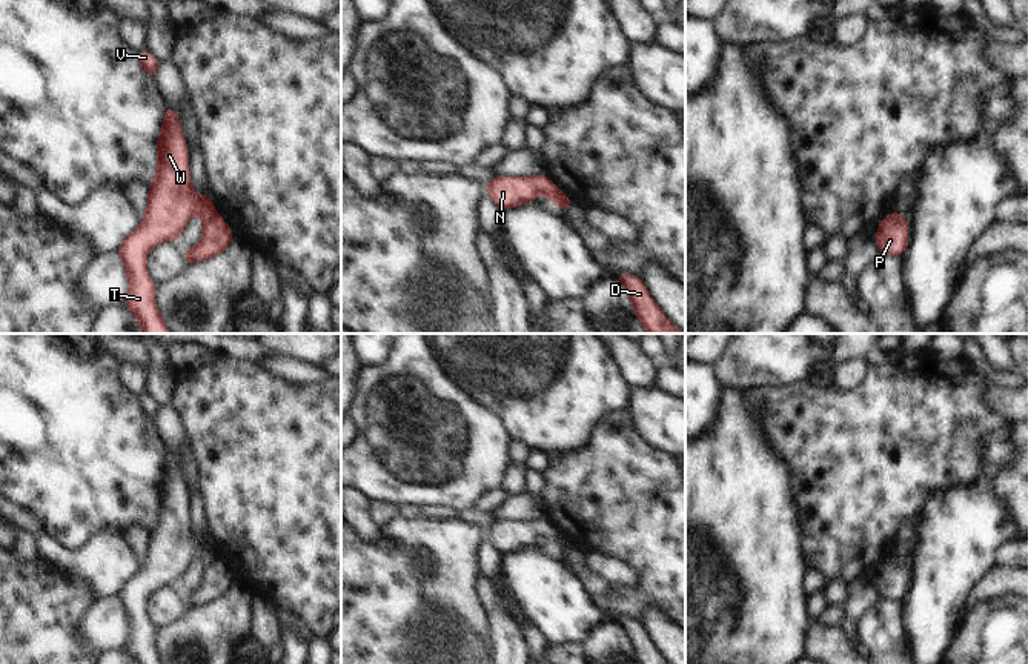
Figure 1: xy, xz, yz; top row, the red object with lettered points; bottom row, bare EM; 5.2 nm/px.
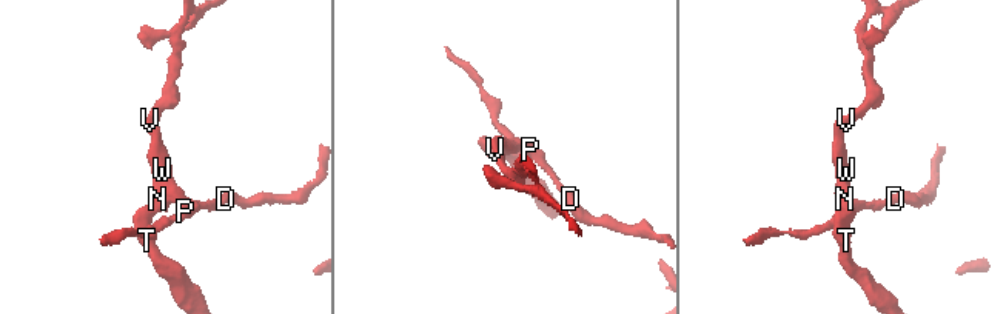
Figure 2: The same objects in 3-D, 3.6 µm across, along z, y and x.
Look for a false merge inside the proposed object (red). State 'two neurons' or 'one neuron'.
two neurons

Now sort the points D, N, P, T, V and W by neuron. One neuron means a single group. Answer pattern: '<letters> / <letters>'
D P / N T V W

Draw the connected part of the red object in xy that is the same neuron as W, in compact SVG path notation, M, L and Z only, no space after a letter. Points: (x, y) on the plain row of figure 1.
M166 449L157 484L157 518L149 527L144 563L117 593L129 626L124 650L137 664L163 664L155 652L157 629L146 615L146 601L158 587L177 587L192 559L207 566L215 553L207 540L197 540L192 533L183 473L177 458Z

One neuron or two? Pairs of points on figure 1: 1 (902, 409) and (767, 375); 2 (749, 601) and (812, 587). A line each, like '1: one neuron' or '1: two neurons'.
1: two neurons
2: two neurons

